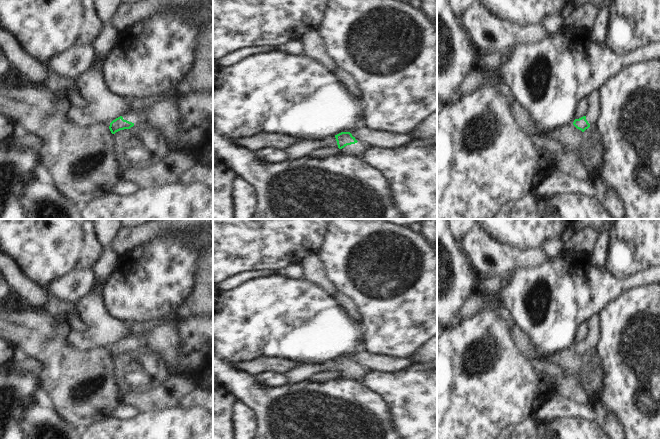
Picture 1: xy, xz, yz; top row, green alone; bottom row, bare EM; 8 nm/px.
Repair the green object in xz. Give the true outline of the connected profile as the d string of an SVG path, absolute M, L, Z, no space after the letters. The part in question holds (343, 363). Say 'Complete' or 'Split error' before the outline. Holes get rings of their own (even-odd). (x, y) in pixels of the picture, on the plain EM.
Split error. M341 356L335 359L340 379L361 381L366 370L358 366L350 356Z

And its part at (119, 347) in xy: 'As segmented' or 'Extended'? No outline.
Extended

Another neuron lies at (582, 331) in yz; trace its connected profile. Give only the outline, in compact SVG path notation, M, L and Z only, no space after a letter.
M583 321L576 332L576 340L575 343L579 343L586 339L588 334L588 322Z

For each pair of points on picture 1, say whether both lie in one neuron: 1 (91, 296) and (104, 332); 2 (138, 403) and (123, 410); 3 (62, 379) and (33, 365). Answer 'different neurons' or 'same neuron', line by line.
1: same neuron
2: different neurons
3: different neurons

